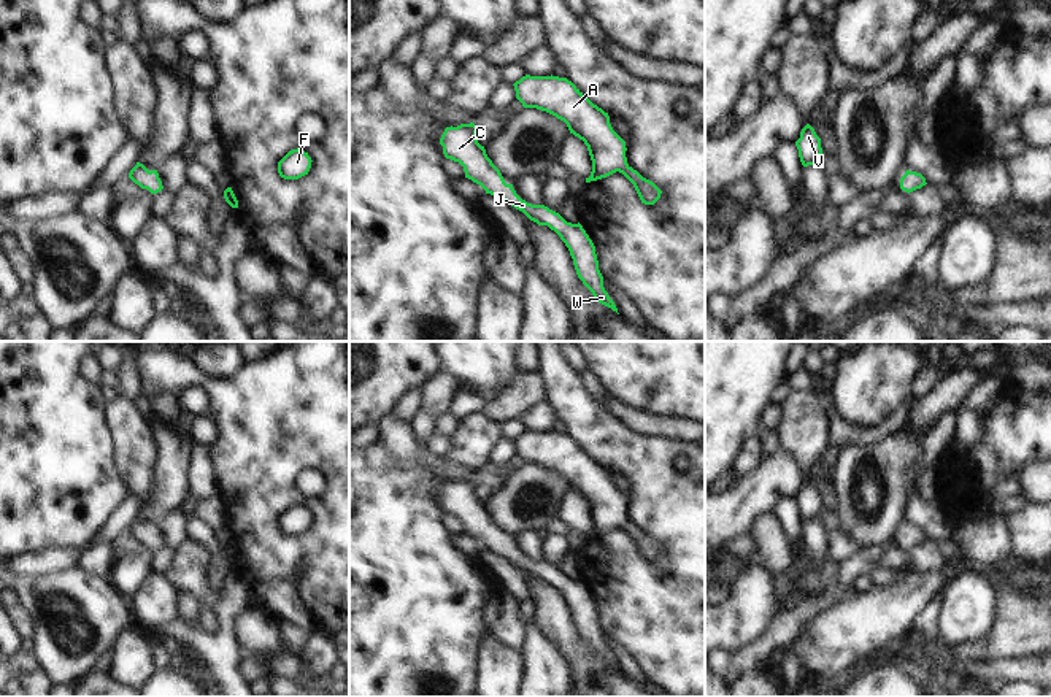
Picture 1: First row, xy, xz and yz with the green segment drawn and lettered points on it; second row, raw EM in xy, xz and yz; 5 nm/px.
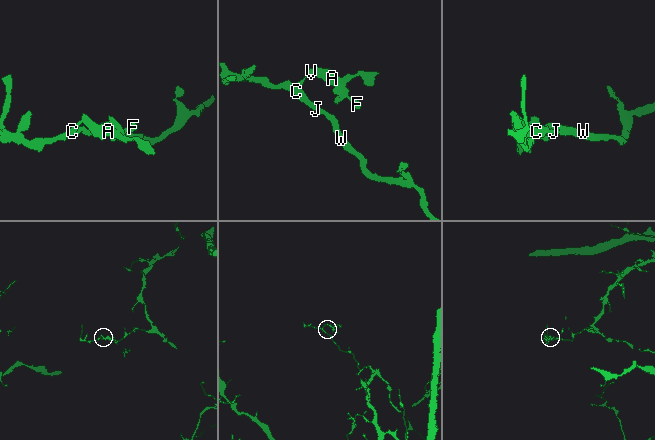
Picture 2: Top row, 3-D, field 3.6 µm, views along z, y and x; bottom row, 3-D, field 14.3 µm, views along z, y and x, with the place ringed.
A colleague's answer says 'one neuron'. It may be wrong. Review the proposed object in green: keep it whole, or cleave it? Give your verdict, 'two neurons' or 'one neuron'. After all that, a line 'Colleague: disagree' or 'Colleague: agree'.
one neuron
Colleague: agree

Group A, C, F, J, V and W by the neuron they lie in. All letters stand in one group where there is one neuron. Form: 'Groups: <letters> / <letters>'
Groups: A C F J V W

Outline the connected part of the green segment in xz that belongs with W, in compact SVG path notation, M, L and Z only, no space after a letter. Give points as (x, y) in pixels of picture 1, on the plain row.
M473 478L446 483L440 494L445 513L459 518L464 522L465 533L479 540L486 549L502 553L530 576L554 586L568 603L576 630L583 640L599 659L618 668L614 657L603 643L595 602L583 581L579 578L567 578L559 568L545 560L532 560L522 556L513 545L513 540L505 538L500 526L487 513L484 502L476 495L476 487L478 483Z

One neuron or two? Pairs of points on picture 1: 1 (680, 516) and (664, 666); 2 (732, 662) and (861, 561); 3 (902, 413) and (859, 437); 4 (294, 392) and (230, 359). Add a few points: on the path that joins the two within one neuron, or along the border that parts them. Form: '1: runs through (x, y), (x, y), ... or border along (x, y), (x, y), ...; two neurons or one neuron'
1: runs through (680, 553), (680, 629); one neuron
2: runs through (764, 648), (812, 605), (831, 593); one neuron
3: runs through (891, 424), (870, 437); one neuron
4: border along (243, 362), (223, 378), (211, 378), (205, 373); two neurons

